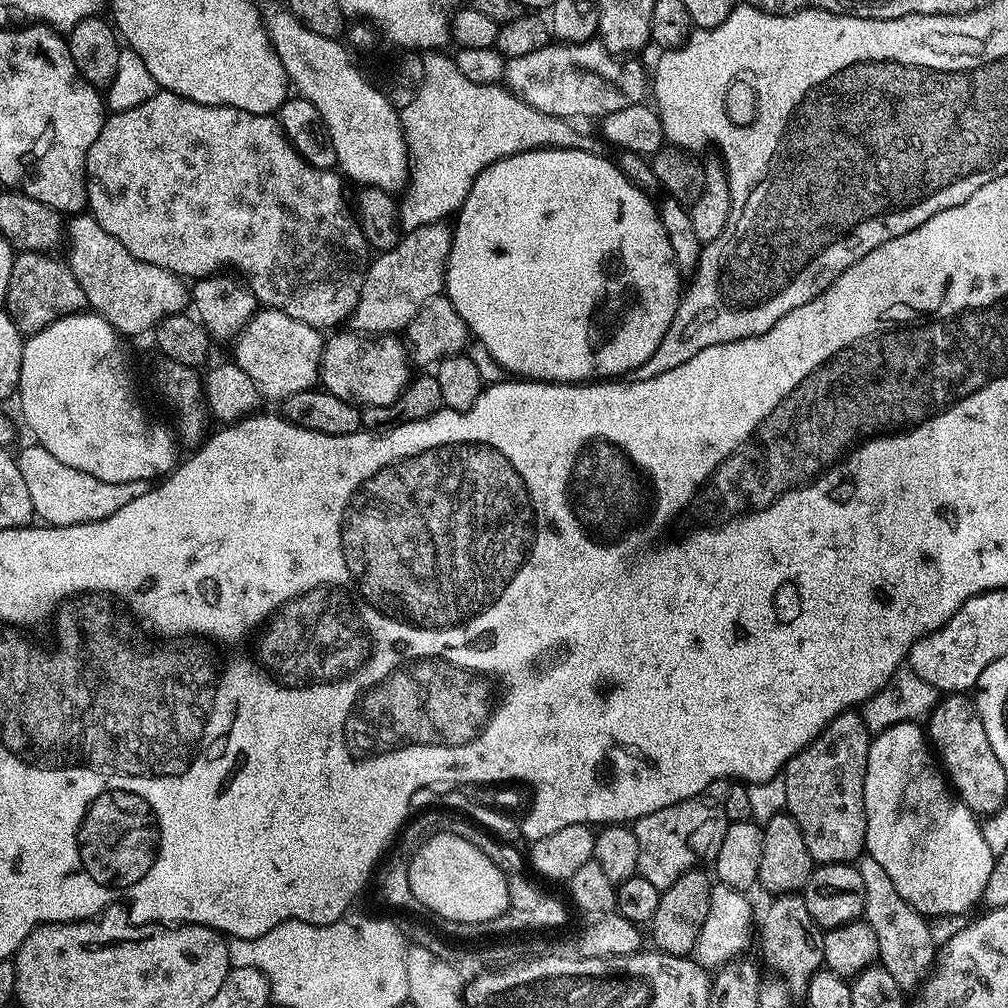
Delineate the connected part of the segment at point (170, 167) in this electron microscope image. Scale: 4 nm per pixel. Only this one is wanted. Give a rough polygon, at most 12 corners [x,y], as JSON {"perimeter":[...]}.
{"perimeter":[[157,90],[86,154],[136,260],[335,329],[370,249],[275,115]]}

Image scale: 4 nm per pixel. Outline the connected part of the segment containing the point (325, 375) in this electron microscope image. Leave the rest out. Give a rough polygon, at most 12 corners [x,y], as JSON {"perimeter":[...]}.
{"perimeter":[[337,331],[319,387],[364,408],[390,406],[410,379],[395,335]]}

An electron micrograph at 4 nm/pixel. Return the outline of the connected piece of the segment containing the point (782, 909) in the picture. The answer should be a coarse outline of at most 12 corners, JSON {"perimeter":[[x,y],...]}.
{"perimeter":[[800,894],[758,920],[758,944],[793,993],[824,967],[824,932]]}

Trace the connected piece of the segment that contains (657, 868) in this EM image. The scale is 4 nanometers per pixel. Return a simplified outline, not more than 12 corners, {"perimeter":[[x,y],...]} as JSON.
{"perimeter":[[728,780],[635,821],[637,873],[669,888],[722,846]]}

